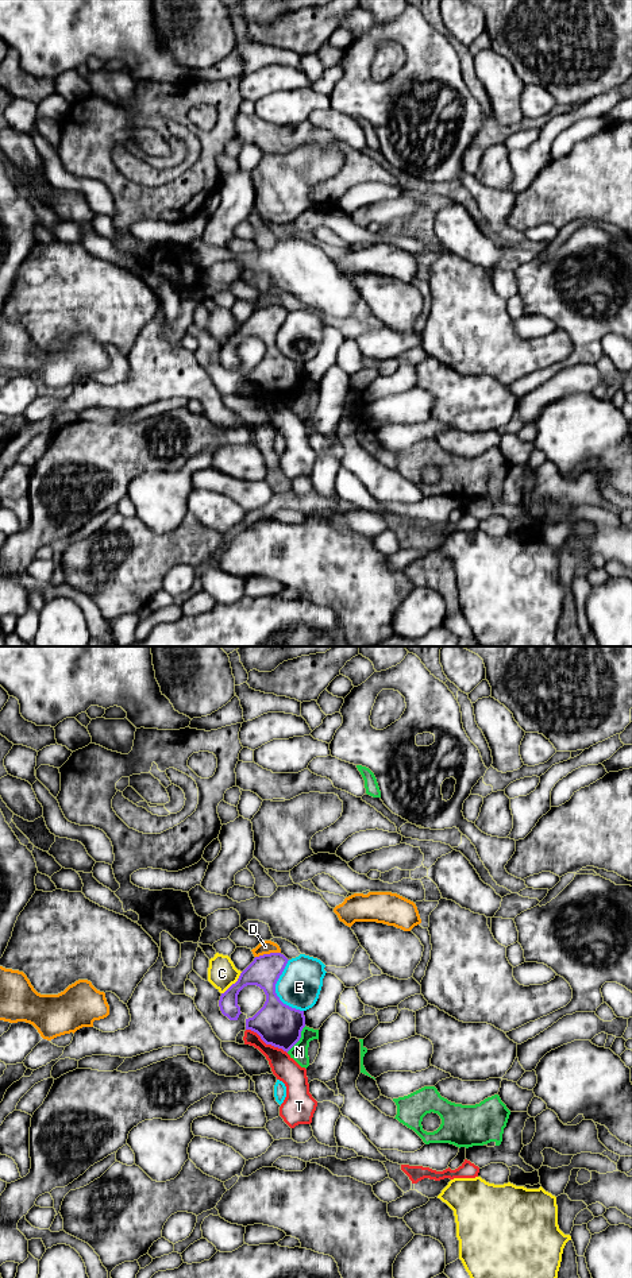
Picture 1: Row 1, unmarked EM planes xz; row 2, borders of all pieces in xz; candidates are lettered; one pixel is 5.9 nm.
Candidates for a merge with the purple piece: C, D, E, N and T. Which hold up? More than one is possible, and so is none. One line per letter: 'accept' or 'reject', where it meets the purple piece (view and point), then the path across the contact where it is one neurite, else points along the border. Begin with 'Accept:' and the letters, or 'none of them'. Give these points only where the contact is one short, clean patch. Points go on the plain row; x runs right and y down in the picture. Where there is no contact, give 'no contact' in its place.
Accept: none of them
C: reject | xz (232, 336) | along xz (242, 324), (222, 346)
D: reject | xz (268, 307)
E: reject | xz (274, 343)
N: reject | xz (299, 392) | along xz (305, 378), (300, 390), (286, 404)
T: reject | xz (266, 396)

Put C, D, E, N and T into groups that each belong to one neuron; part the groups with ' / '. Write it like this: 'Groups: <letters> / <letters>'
Groups: C / D / E / N / T

